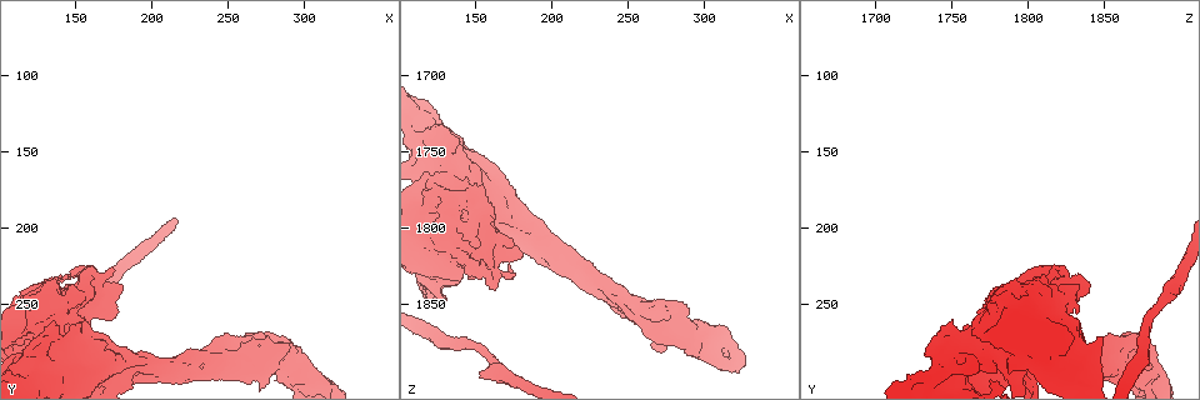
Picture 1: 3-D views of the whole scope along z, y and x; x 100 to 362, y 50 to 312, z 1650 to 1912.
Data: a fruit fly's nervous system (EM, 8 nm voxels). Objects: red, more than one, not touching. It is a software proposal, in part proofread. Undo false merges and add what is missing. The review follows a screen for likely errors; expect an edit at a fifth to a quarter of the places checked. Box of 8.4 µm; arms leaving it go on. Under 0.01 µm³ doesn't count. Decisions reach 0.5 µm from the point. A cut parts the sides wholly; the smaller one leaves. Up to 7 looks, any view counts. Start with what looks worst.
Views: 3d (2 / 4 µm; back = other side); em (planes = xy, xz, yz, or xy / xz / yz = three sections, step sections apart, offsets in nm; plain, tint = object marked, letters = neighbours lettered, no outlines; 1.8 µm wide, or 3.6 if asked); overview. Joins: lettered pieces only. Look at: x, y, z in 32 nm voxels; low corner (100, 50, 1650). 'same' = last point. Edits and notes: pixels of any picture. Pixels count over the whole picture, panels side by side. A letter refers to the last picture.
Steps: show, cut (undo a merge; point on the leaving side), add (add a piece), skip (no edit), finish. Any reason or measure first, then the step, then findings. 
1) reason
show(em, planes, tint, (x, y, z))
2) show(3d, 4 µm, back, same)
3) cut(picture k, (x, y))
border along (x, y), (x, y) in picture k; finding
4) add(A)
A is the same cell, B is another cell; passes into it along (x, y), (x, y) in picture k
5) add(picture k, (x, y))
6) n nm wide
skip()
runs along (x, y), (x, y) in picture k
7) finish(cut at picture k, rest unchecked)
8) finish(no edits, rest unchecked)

closes a loop
show(em, 3.6 µm, xz, step 4, letters, (170, 296, 1798))

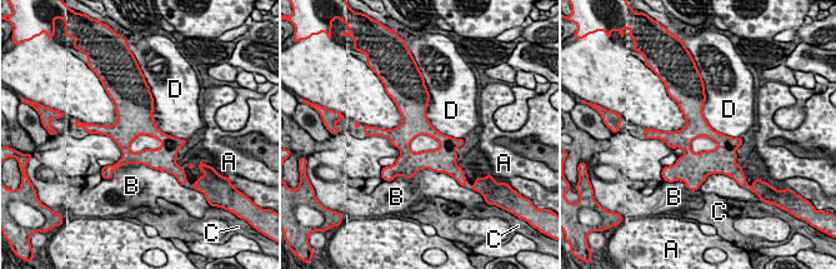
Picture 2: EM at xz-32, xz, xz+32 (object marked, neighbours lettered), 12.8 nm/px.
skip()
A, B, C and D are other cells; one neuron here

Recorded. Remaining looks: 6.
abrupt turn
show(3d, 4 µm, (272, 288, 1860))

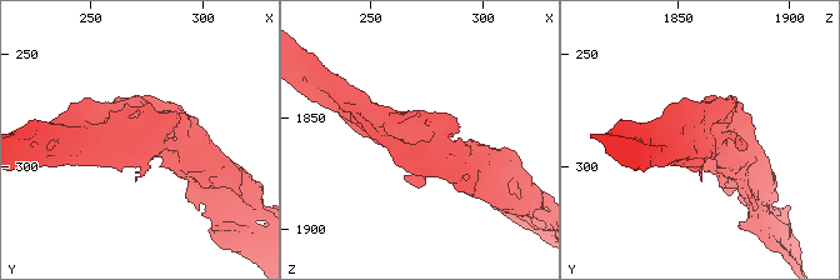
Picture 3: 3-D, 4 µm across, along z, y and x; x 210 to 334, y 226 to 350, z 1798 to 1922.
need the tissue
show(em, 3.6 µm, planes, letters, (273, 289, 1860))

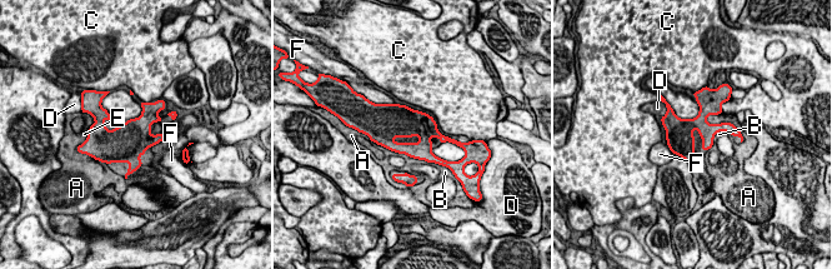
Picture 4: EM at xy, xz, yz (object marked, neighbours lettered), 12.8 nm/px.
440 nm wide
skip()
A, B, C, D, E and F are other cells; border along (706, 116), (710, 124), (735, 126) in picture 4; continuous, no second neuron

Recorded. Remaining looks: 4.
thick end
show(em, planes, tint, (226, 280, 1826))

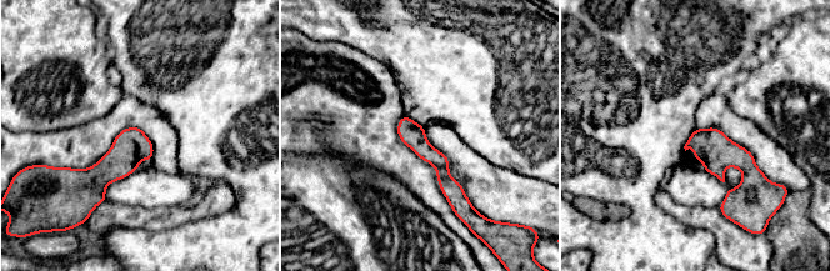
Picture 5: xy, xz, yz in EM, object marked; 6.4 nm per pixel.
what lies round it
show(em, planes, letters, same)

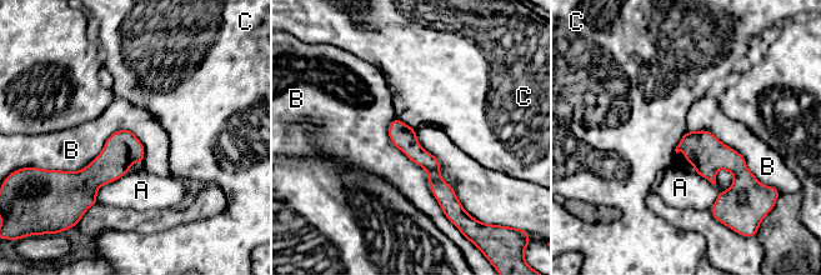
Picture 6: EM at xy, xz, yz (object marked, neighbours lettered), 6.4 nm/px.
skip()
A, B and C are other cells; runs along (395, 123), (450, 200) in picture 6; no lettered piece goes on from it

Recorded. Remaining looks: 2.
finish(no edits, rest unchecked)

